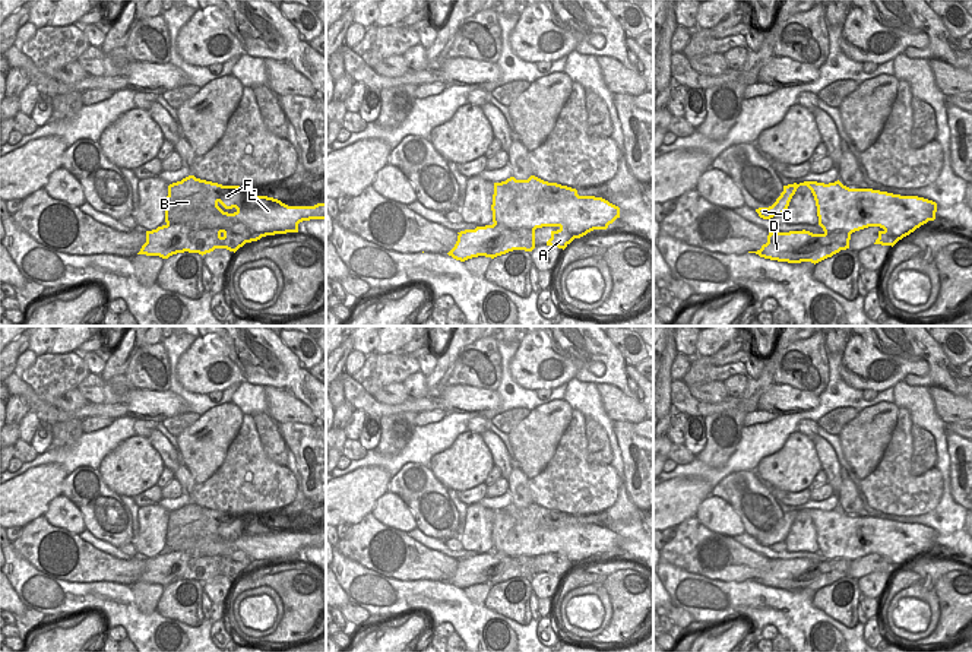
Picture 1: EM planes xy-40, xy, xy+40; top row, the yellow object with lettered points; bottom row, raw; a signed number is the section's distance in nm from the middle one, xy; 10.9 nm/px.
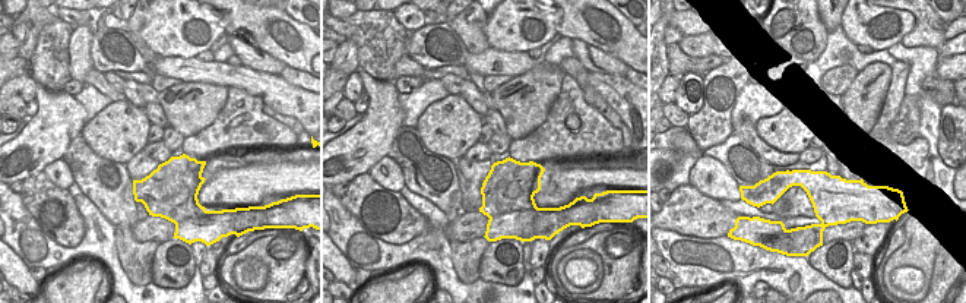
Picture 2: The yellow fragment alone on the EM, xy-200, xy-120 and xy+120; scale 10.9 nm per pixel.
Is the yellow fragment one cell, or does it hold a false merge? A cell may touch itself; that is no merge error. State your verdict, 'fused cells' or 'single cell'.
fused cells

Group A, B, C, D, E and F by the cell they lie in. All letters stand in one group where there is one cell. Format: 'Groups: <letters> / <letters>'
Groups: A B C E F / D

